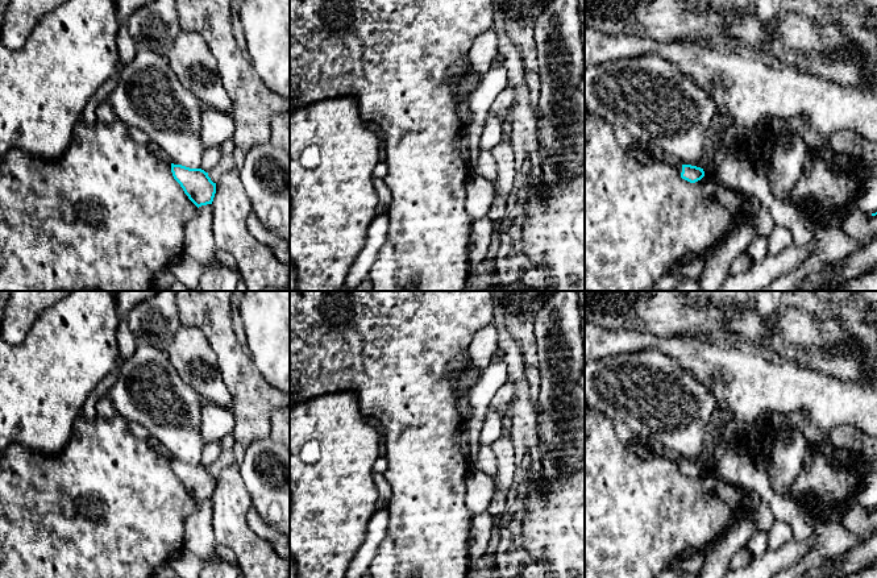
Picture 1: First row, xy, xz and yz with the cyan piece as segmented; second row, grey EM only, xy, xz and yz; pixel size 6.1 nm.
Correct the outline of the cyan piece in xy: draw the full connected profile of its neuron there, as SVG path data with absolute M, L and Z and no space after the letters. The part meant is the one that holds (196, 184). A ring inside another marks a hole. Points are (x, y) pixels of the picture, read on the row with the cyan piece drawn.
M171 163L174 179L180 184L188 199L199 208L212 204L216 194L216 183L201 169L190 169Z

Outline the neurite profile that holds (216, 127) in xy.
M204 107L200 124L200 142L205 150L213 146L220 146L225 140L234 134L234 121L229 112L223 112L216 108Z

